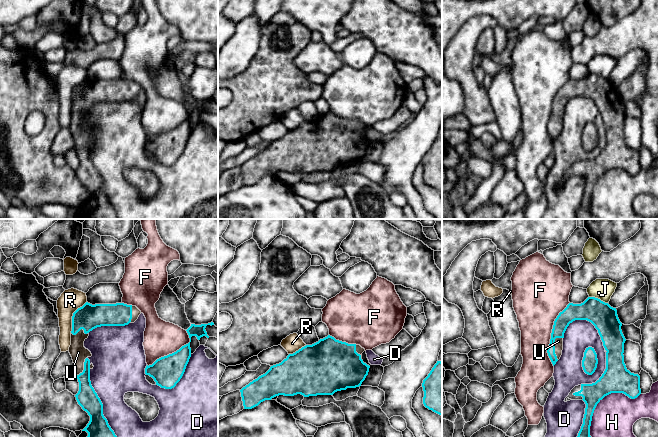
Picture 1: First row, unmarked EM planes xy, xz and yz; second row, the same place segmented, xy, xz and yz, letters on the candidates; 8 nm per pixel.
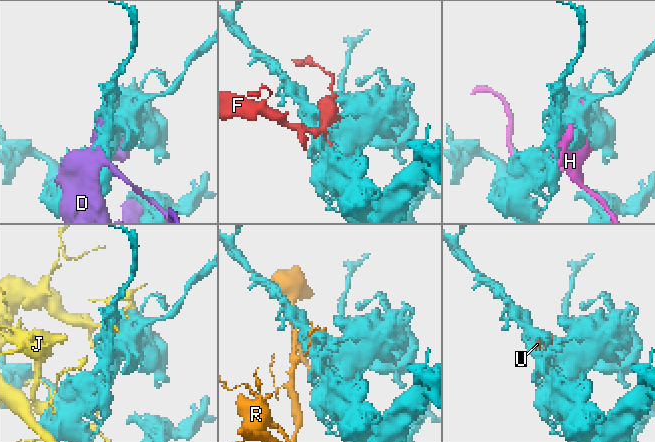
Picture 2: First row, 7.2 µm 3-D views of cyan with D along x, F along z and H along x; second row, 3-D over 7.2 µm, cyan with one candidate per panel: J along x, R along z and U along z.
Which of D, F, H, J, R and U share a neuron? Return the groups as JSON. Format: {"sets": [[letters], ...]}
{"sets": [["D", "H"], ["F"], ["J"], ["R"], ["U"]]}

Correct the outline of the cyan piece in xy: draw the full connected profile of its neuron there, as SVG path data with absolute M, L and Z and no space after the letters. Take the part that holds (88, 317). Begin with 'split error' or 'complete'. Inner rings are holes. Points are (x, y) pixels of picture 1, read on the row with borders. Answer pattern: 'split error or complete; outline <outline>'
split error; outline M86 302L82 307L78 308L72 316L72 331L71 345L69 353L72 357L75 366L75 375L79 382L79 391L75 395L78 404L90 416L90 421L82 430L79 437L117 437L114 431L108 424L107 419L103 415L103 404L91 385L90 370L93 369L93 364L88 359L92 356L91 352L84 347L84 341L88 338L89 332L101 326L125 326L129 323L134 323L141 311L132 305L124 303L116 304L95 304L92 305Z

